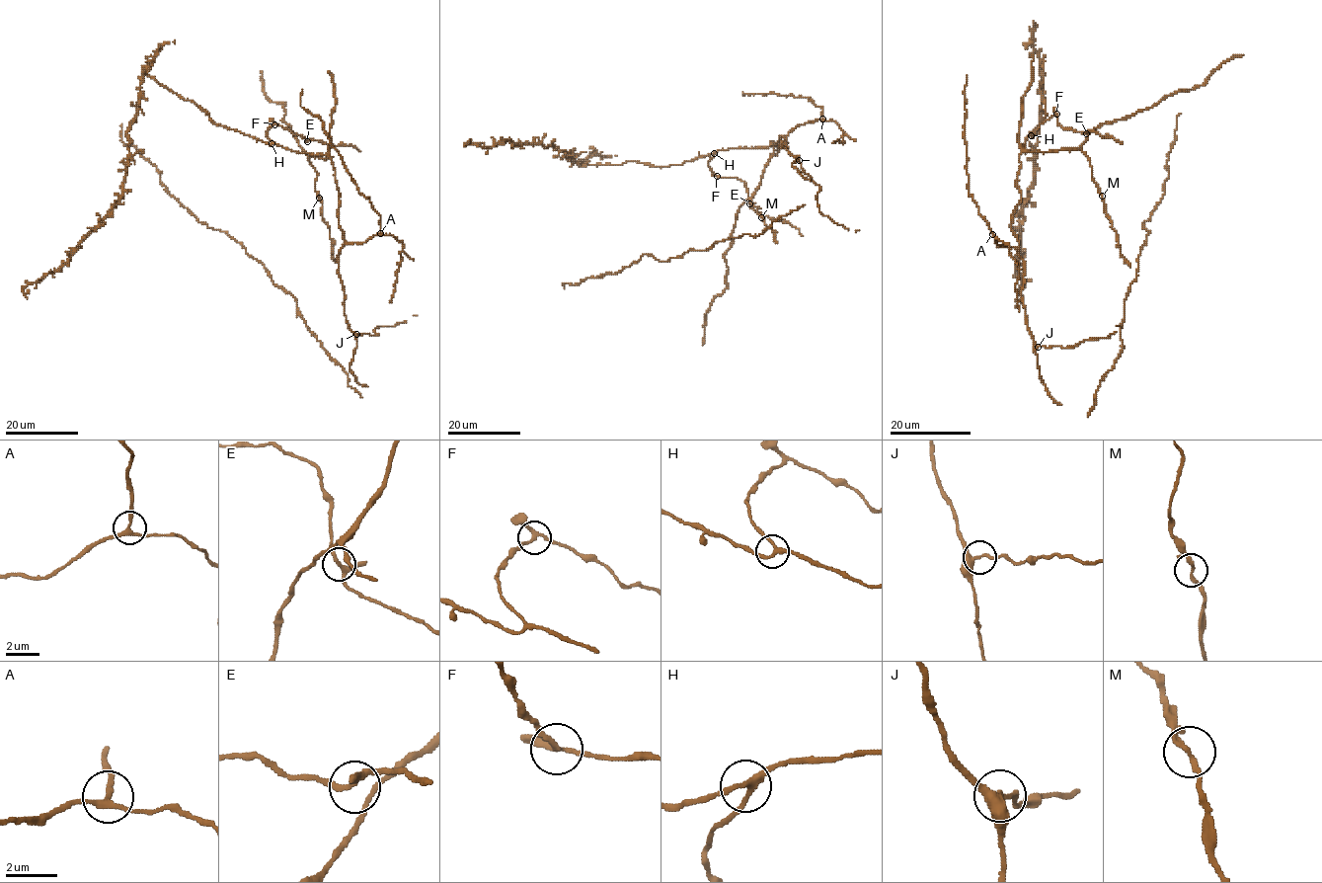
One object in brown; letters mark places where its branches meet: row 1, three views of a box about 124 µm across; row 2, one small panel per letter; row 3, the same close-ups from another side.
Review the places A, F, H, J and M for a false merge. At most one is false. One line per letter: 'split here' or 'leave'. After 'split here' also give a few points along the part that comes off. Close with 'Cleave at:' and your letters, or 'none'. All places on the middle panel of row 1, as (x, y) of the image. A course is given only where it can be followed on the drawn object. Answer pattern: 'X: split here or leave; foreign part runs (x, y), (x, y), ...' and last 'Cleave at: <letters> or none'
A: leave
F: split here; foreign part runs (717, 176), (742, 181), (752, 208), (788, 221), (803, 235)
H: leave
J: leave
M: leave
Cleave at: F

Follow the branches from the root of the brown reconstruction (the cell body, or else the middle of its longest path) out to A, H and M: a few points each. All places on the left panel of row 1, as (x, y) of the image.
A: (344, 240), (344, 245), (362, 244), (380, 233)
H: (344, 240), (338, 219), (339, 192), (332, 159), (327, 154), (297, 152), (272, 143)
M: (344, 240), (332, 157), (308, 158), (317, 173), (314, 189), (319, 199)

